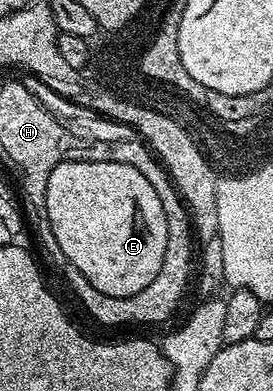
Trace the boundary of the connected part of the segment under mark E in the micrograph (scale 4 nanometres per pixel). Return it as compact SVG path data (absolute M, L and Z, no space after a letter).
M108 161L61 163L56 165L56 169L52 169L52 177L48 177L46 200L48 201L48 221L52 225L56 245L60 245L62 250L61 258L66 263L76 265L76 269L80 269L80 273L84 273L84 277L88 281L92 281L92 285L96 289L100 289L100 293L104 293L108 297L132 297L136 293L140 293L140 289L148 289L148 285L152 285L152 281L156 281L156 277L160 273L160 265L164 261L164 249L168 241L168 225L164 217L164 209L160 205L160 197L156 197L156 189L152 189L152 185L148 185L148 177L144 177L144 173L140 173L140 169L132 169L132 165L127 163L109 163Z

